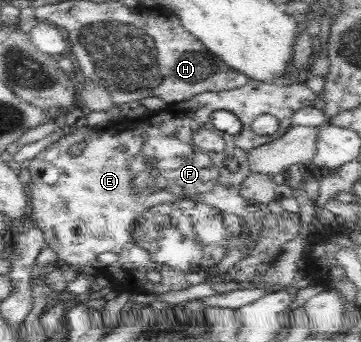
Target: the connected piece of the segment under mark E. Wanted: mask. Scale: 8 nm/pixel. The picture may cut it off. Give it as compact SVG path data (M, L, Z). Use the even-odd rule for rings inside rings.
M250 79L246 82L244 87L238 89L232 89L222 92L204 92L186 101L180 103L169 104L163 110L154 112L148 117L142 117L137 120L126 119L121 122L116 122L108 125L105 129L95 130L89 129L88 126L80 128L72 128L66 135L61 137L57 142L48 145L44 150L40 151L36 156L31 159L29 164L28 174L30 175L30 181L27 184L29 191L29 212L32 218L32 226L38 226L42 228L42 234L44 234L44 245L50 246L53 250L56 250L56 255L60 260L68 266L83 267L89 270L96 270L98 267L106 269L106 275L114 283L118 285L119 290L129 290L132 293L148 293L148 295L164 295L168 291L182 291L182 289L188 289L192 285L198 285L198 283L214 282L208 281L208 279L214 279L214 277L228 277L228 271L234 268L234 265L243 259L244 251L240 249L228 249L224 251L223 259L212 268L212 273L208 273L206 270L191 272L184 274L180 271L174 272L167 267L160 267L160 265L152 262L147 251L144 251L141 247L135 244L135 241L131 240L131 225L134 220L148 208L154 208L155 205L175 202L178 197L166 190L159 189L152 194L146 192L146 188L149 186L154 187L152 179L152 172L148 168L148 164L144 162L144 155L140 152L142 143L153 136L168 136L174 137L180 140L182 143L193 144L193 136L196 131L200 129L208 129L214 133L217 130L210 122L210 115L214 111L224 110L234 113L238 120L241 122L242 130L239 135L228 135L226 133L218 133L225 141L225 150L220 153L207 152L211 157L212 162L216 165L219 171L218 183L206 193L201 193L194 197L196 202L206 202L214 208L218 208L222 212L222 222L224 222L224 228L228 230L228 236L230 232L237 233L240 227L246 227L250 225L260 227L260 217L255 213L246 210L252 202L244 198L240 194L240 185L246 176L250 173L248 168L248 153L250 149L254 149L259 145L265 144L267 141L276 140L282 133L288 131L291 127L291 115L296 113L298 109L312 105L314 101L321 99L321 94L314 94L312 89L308 87L306 83L293 83L285 86L278 86L274 82L262 82L254 81ZM260 115L274 115L278 119L280 128L276 134L268 136L268 138L256 136L252 130L252 121ZM81 141L86 142L86 146L83 148L80 155L71 155L68 153L71 145ZM226 155L234 155L238 162L240 162L240 169L236 173L224 169L222 162ZM100 253L116 253L118 255L118 262L116 264L110 264L108 266L100 265L97 261L97 255ZM150 271L157 271L161 274L162 281L160 283L148 282L145 279L145 275Z

